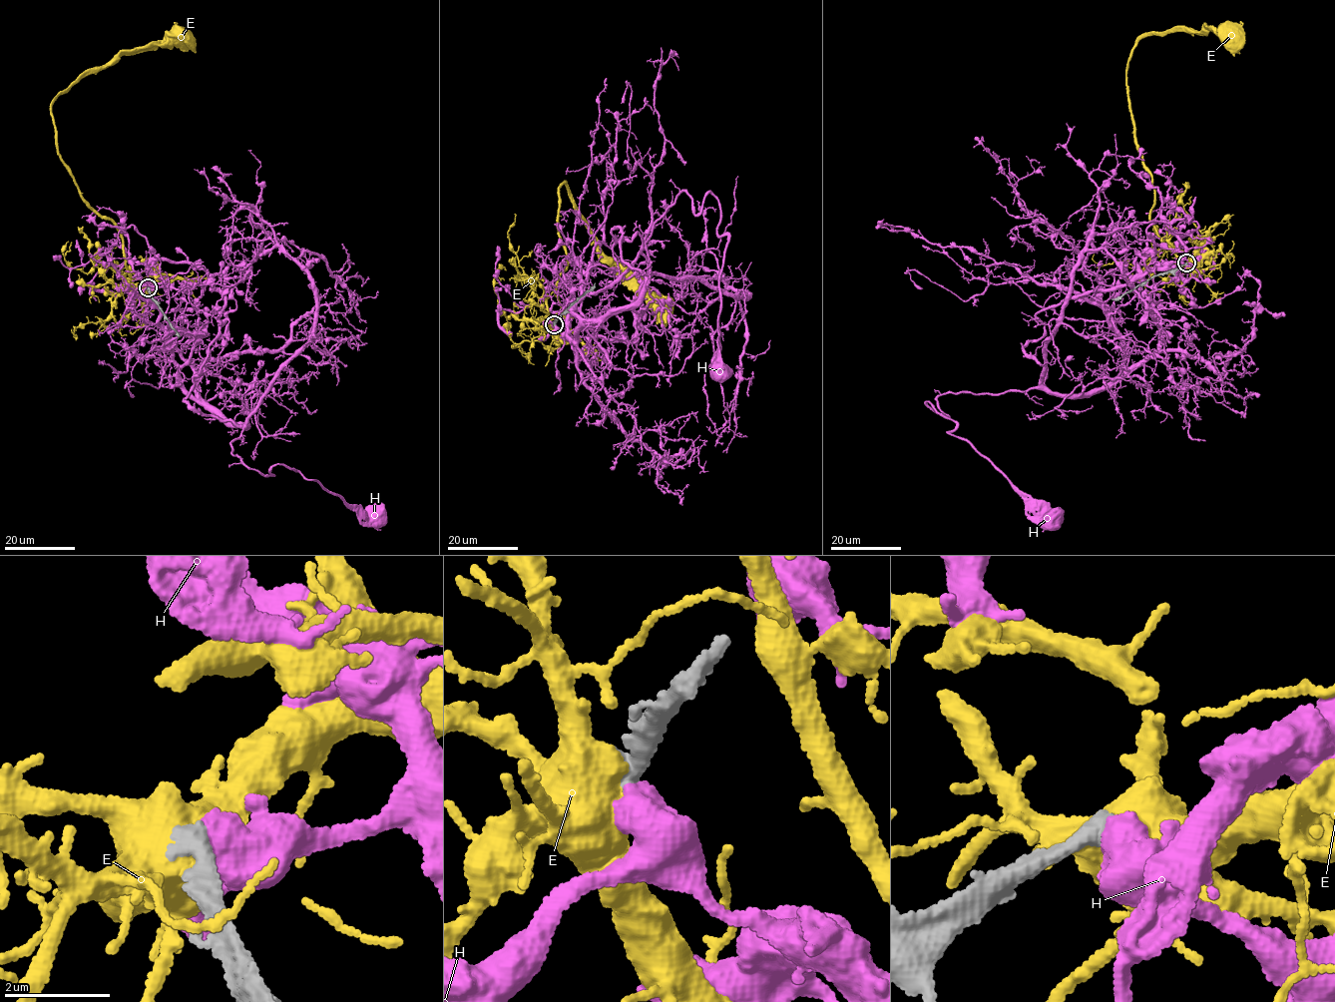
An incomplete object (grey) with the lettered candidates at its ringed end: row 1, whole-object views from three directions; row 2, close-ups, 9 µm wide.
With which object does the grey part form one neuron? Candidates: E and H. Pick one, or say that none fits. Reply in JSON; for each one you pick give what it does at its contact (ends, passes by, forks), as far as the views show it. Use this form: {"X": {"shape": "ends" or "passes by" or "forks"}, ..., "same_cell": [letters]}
{"same_cell": []}

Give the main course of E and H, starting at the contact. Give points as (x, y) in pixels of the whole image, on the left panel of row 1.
E: (148, 288), (174, 276), (129, 273), (121, 231), (82, 198), (58, 151), (52, 109), (80, 77), (180, 31)
H: (149, 288), (223, 277), (219, 332), (184, 399), (242, 425), (229, 443), (245, 465), (290, 467), (377, 517)

